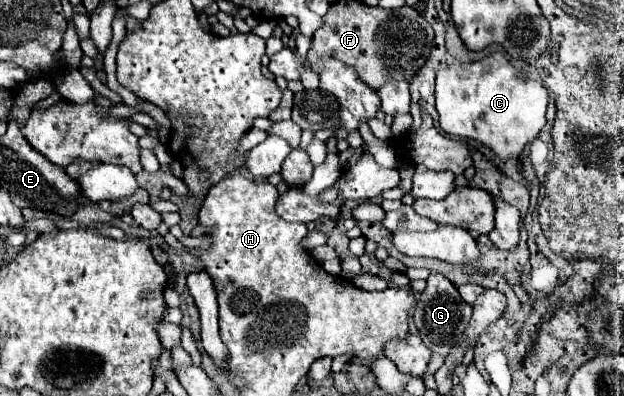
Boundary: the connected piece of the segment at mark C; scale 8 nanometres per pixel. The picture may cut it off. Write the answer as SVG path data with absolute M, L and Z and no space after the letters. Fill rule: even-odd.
M492 53L476 63L462 63L458 67L446 67L436 75L436 109L440 127L454 137L474 139L482 145L488 145L500 159L510 159L522 153L524 145L534 141L542 127L546 125L546 105L548 93L542 83L532 81L520 75L502 53Z

